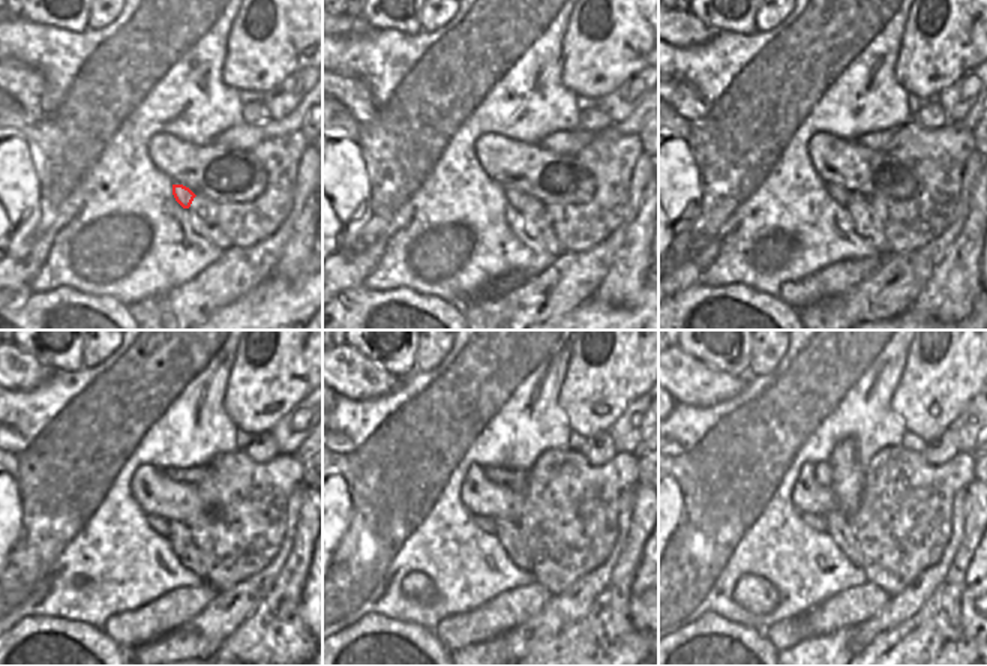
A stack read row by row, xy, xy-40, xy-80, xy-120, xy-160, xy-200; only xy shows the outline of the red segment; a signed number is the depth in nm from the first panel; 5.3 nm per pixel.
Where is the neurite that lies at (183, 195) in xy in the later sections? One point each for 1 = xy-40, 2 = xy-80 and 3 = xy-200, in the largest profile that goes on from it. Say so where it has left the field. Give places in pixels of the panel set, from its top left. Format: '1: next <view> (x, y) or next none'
1: next xy-40 (515, 197)
2: next xy-80 (839, 194)
3: next xy-200 (815, 522)

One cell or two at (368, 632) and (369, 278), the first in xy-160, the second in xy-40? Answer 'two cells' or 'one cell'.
two cells

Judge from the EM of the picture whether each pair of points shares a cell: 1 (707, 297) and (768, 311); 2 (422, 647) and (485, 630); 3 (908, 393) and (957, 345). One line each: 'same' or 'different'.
1: same
2: different
3: same

